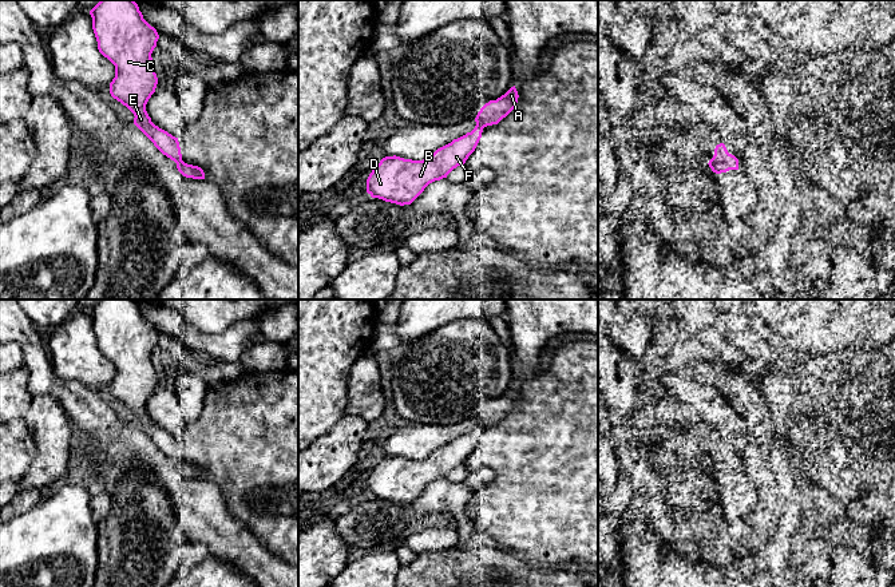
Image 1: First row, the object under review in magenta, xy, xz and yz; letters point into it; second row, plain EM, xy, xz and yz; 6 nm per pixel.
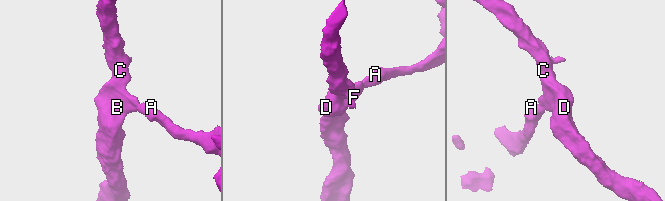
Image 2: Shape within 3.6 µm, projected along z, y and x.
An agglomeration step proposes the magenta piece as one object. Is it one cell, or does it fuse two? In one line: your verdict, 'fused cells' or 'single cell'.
single cell

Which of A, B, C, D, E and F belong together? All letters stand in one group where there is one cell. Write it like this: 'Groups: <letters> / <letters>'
Groups: A B C D E F

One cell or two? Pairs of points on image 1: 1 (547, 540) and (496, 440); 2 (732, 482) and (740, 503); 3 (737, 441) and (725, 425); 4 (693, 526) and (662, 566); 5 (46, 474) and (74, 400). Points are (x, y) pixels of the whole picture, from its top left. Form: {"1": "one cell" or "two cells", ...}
{"1": "one cell", "2": "one cell", "3": "two cells", "4": "two cells", "5": "two cells"}

